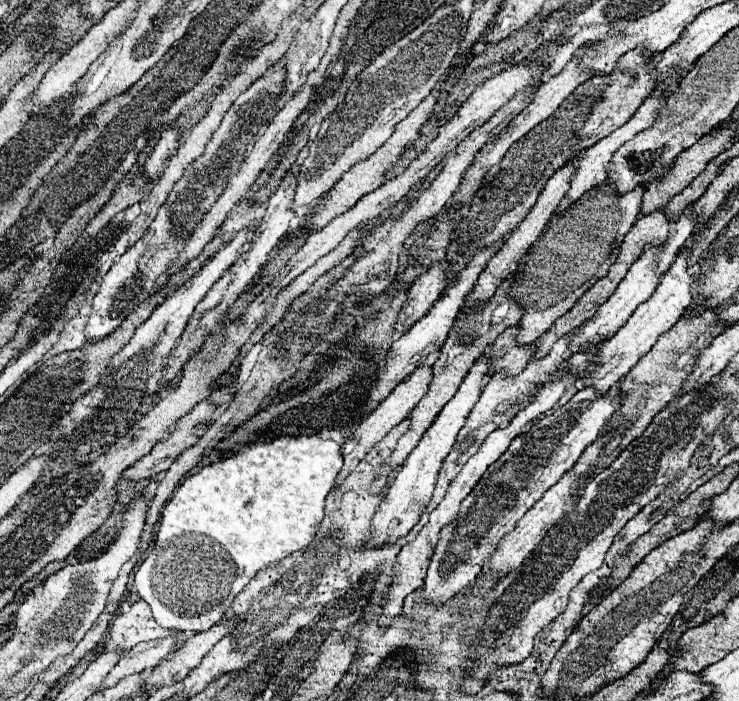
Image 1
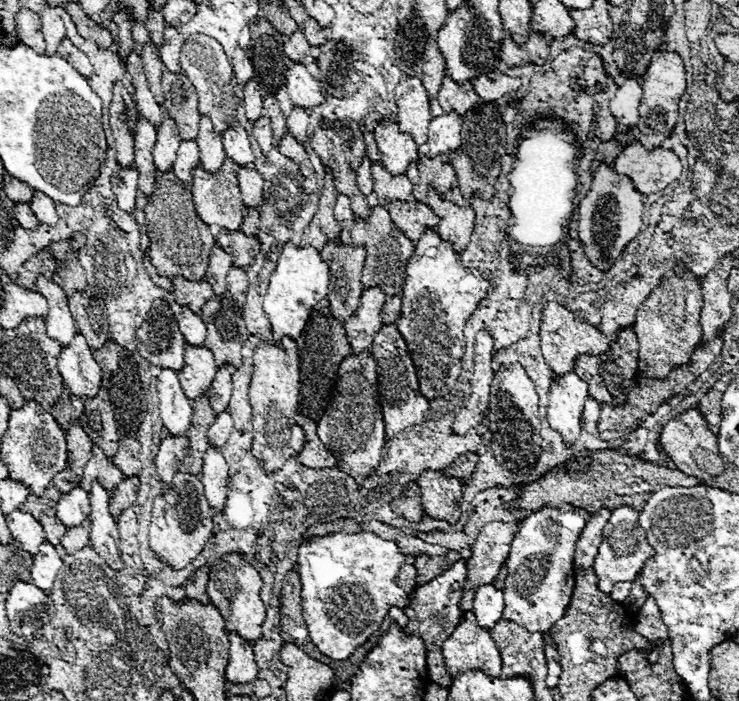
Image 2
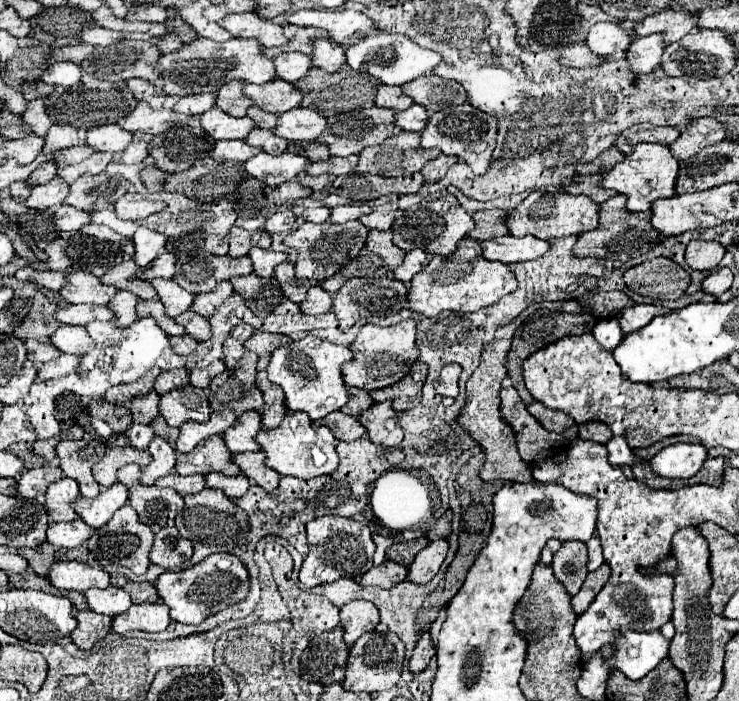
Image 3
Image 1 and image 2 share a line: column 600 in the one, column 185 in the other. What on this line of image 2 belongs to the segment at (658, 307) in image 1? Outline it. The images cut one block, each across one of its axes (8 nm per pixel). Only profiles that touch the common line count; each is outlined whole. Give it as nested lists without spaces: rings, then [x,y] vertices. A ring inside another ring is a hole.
[[[190,346],[184,348],[184,368],[178,372],[178,380],[188,398],[196,400],[200,392],[206,392],[216,376],[214,354],[206,346]]]

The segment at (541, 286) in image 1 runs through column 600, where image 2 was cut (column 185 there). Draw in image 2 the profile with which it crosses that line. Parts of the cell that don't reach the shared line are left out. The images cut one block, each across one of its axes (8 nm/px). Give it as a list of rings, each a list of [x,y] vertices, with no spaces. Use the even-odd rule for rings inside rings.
[[[172,170],[158,172],[154,186],[154,196],[148,196],[146,206],[146,232],[150,238],[148,256],[152,258],[152,264],[162,276],[170,280],[176,274],[186,276],[186,280],[202,280],[208,270],[210,250],[216,244],[214,236],[210,234],[208,226],[198,218],[190,190],[184,186],[182,180],[174,176]]]

